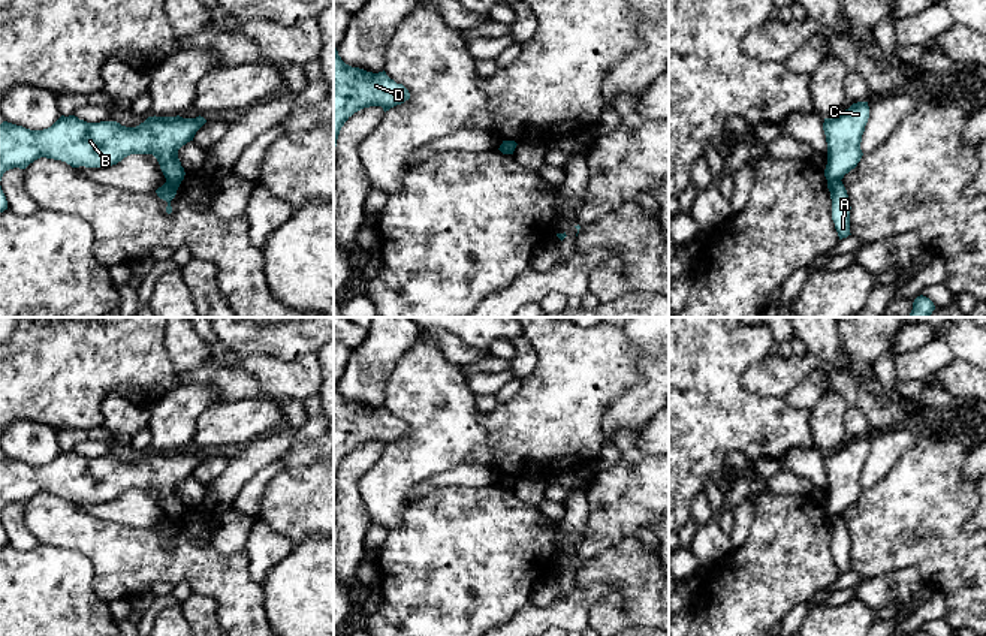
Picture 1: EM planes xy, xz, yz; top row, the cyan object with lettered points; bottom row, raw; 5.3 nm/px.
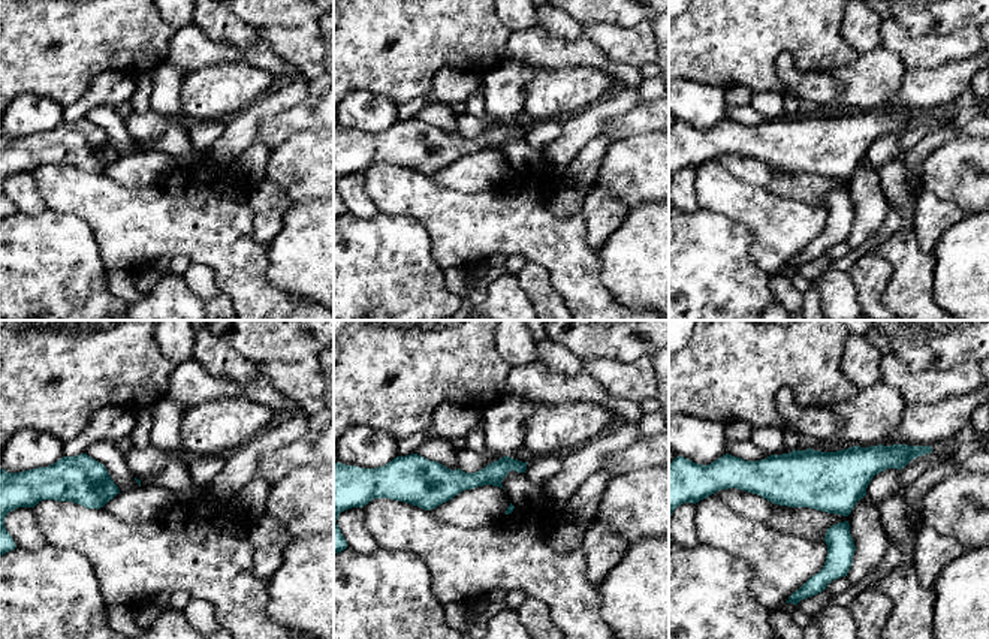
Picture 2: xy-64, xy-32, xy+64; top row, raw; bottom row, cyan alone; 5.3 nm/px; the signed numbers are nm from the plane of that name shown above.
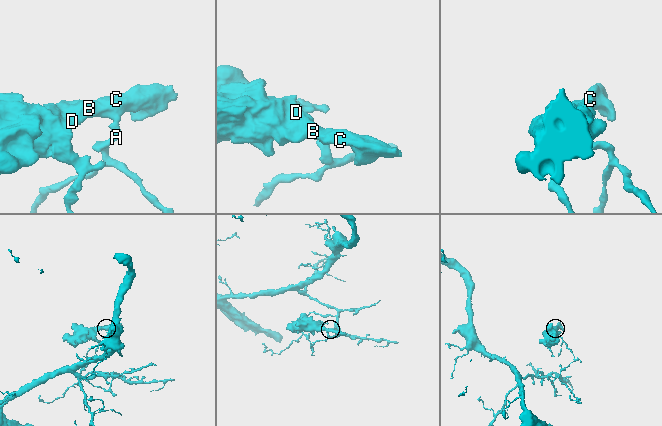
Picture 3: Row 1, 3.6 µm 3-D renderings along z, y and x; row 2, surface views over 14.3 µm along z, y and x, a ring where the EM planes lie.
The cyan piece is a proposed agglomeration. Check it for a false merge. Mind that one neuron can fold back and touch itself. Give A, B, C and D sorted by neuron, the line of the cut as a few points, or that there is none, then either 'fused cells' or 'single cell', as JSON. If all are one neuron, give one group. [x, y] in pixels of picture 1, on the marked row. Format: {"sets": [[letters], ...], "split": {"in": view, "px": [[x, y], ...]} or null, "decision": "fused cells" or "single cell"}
{"sets": [["A"], ["B", "C", "D"]], "split": {"in": "xy", "px": [[166, 180], [180, 183]]}, "decision": "fused cells"}

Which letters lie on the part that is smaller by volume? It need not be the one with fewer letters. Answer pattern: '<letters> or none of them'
B, C, D

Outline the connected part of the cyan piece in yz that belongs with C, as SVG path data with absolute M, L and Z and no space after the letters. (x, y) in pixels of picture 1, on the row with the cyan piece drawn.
M868 102L853 103L848 109L824 118L823 130L827 142L827 183L842 180L857 166L863 153L862 135L869 118Z

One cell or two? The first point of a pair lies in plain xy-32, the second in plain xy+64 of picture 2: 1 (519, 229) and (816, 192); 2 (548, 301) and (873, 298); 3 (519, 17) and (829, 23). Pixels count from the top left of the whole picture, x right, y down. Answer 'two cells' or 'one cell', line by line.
1: two cells
2: one cell
3: two cells

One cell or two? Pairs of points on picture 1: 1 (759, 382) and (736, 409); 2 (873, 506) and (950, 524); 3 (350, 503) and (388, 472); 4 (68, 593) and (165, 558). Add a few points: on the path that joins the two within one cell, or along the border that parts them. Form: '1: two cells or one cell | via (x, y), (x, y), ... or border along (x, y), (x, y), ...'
1: two cells | border along (741, 376), (741, 383), (748, 391), (784, 398)
2: one cell | via (892, 521), (931, 524)
3: two cells | border along (376, 463), (361, 478), (358, 485), (370, 524)
4: two cells | border along (78, 551), (92, 564), (92, 590), (106, 603)

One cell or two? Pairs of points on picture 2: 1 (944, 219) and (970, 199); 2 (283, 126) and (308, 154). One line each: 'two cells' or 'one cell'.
1: two cells
2: two cells

